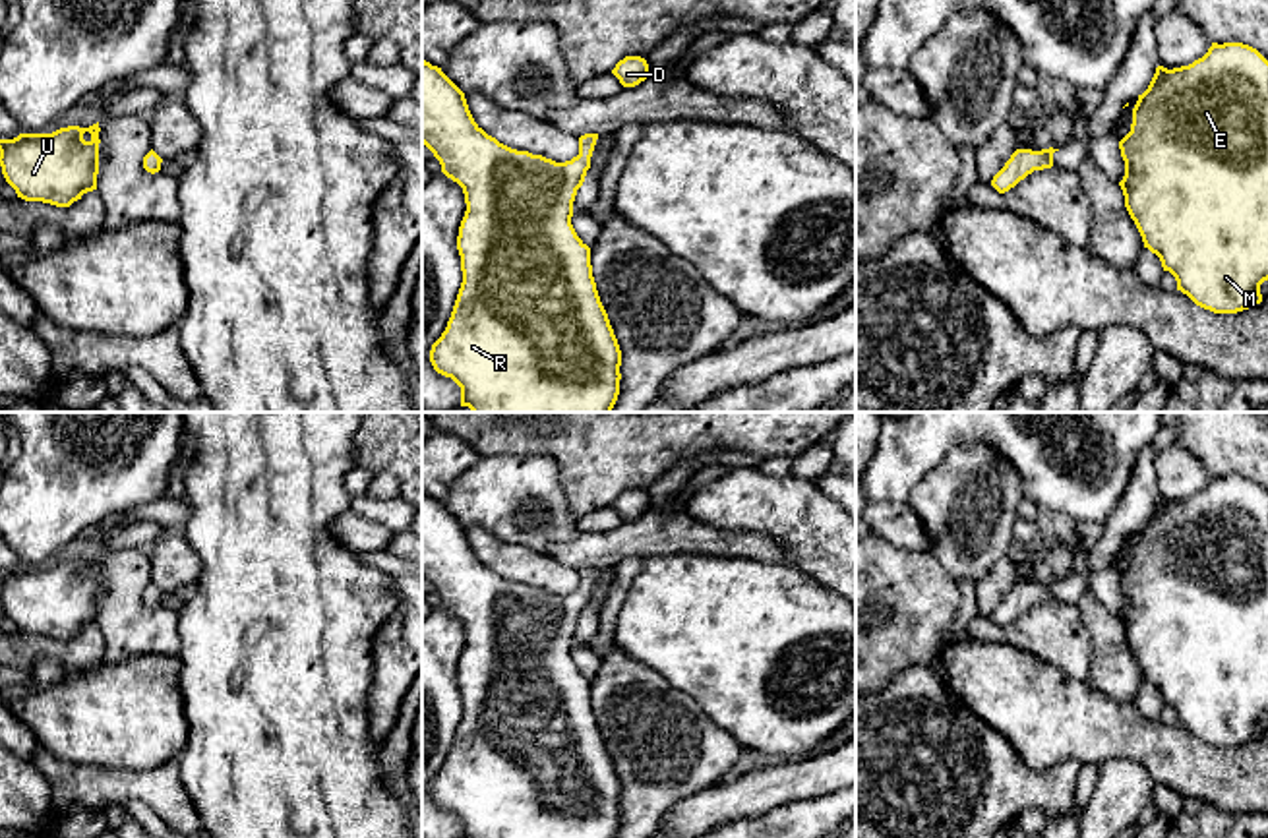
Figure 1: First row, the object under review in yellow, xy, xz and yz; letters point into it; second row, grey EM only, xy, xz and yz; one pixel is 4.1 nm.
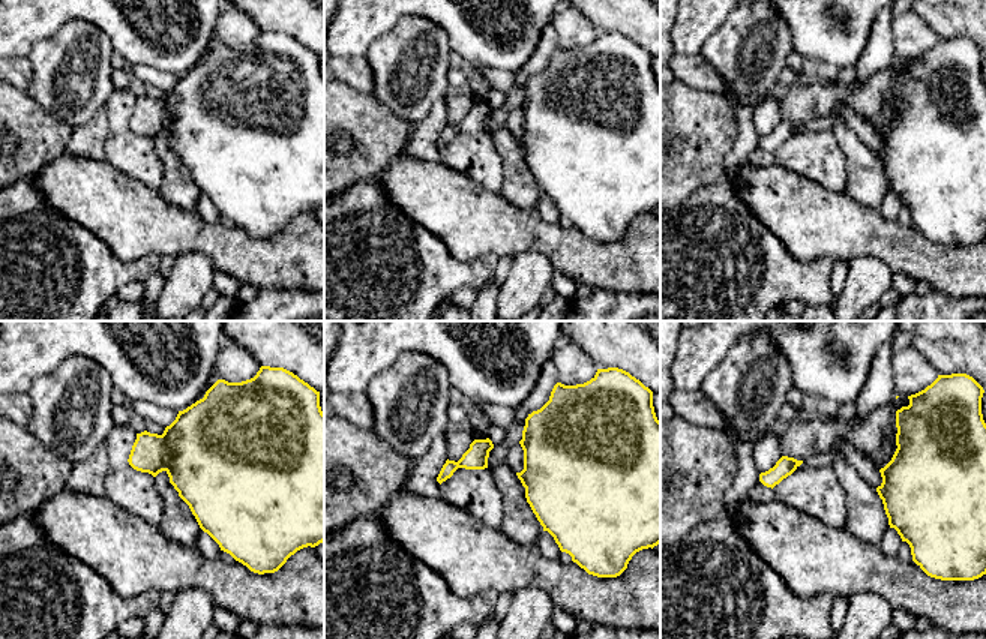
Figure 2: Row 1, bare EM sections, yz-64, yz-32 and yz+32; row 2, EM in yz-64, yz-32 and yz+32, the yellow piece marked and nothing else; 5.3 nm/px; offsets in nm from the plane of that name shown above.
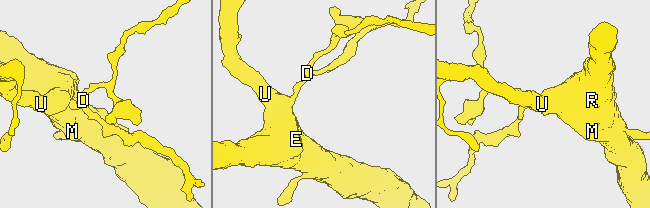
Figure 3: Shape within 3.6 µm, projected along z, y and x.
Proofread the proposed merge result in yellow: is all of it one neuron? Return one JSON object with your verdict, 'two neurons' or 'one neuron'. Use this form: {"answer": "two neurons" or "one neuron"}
{"answer": "one neuron"}

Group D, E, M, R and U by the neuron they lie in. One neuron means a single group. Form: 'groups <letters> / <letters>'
groups D E M R U

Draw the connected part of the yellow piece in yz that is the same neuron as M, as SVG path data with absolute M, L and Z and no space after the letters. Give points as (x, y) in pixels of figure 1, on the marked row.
M1212 43L1208 52L1189 66L1173 70L1158 66L1148 89L1138 95L1131 132L1119 141L1119 149L1125 161L1125 176L1119 182L1125 207L1142 236L1144 248L1156 254L1163 271L1175 277L1177 290L1214 314L1237 314L1260 304L1260 284L1268 281L1268 60L1243 43Z

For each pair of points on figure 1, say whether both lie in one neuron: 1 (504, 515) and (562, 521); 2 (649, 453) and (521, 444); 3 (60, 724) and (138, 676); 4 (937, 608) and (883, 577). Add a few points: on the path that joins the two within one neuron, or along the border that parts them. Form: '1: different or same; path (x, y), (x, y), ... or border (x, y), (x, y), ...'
1: same; path (517, 517), (543, 517), (548, 521)
2: same; path (618, 451), (603, 449), (597, 444), (552, 444)
3: same; path (80, 718), (97, 717), (119, 695)
4: same; path (924, 604), (912, 602), (897, 587)

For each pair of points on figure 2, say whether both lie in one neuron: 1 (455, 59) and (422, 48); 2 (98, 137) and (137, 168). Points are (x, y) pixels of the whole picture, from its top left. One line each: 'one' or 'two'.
1: two
2: two

